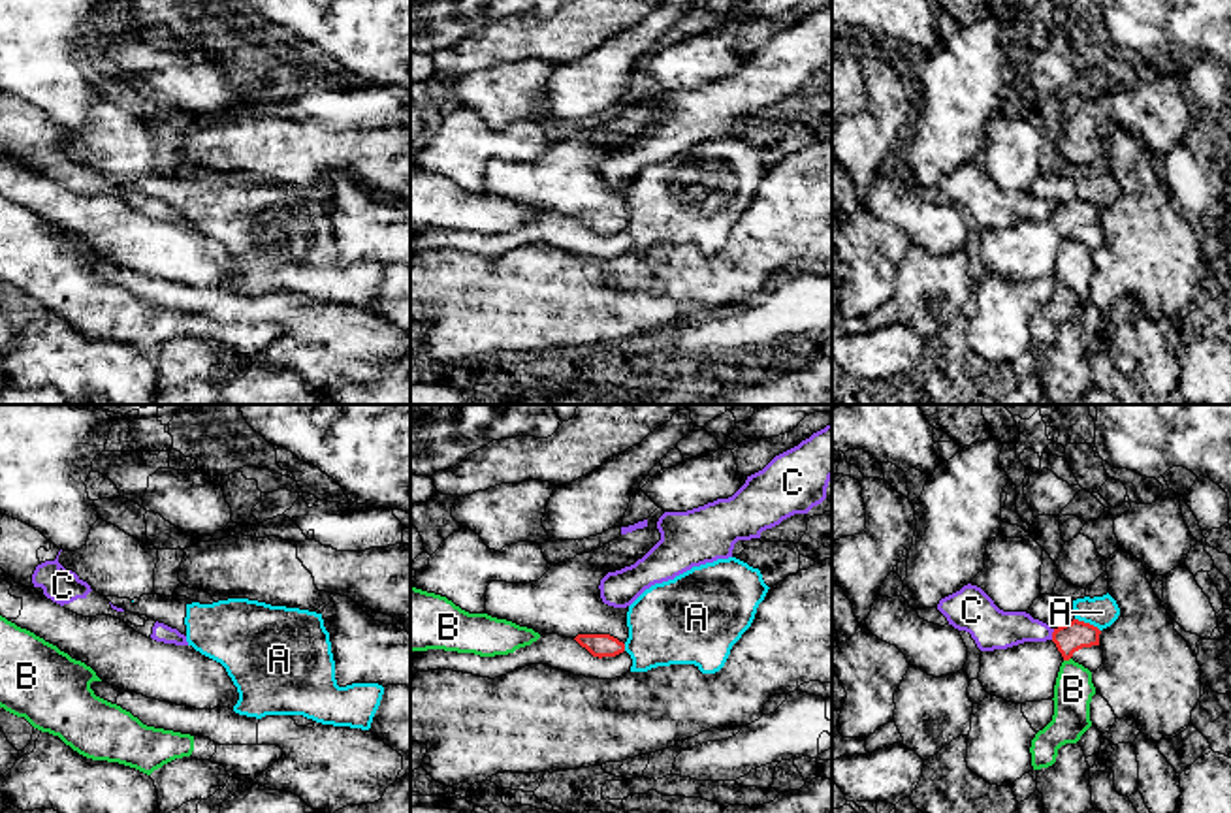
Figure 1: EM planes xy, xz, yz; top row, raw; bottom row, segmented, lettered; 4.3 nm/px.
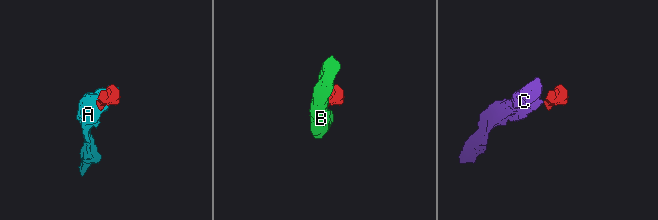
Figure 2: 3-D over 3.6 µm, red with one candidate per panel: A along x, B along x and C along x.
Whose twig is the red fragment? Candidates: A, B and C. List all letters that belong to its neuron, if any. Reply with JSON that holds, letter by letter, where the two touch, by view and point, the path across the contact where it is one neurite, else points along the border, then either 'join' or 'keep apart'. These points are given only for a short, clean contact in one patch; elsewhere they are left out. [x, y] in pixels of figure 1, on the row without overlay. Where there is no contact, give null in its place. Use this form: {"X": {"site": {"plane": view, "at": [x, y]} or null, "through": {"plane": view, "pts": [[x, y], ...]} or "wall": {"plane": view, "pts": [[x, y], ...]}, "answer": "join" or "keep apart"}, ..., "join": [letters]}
{"A": {"site": {"plane": "yz", "at": [1088, 202]}, "answer": "keep apart"}, "B": {"site": {"plane": "yz", "at": [1066, 238]}, "answer": "keep apart"}, "C": {"site": {"plane": "yz", "at": [1053, 213]}, "wall": {"plane": "yz", "pts": [[1055, 207], [1051, 217]]}, "answer": "keep apart"}, "join": []}

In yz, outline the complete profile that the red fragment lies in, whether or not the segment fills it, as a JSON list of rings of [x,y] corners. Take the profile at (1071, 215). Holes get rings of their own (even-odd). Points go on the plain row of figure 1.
[[[1073,198],[1054,207],[1047,220],[983,230],[979,260],[988,273],[1007,280],[1052,279],[1062,241],[1082,226],[1099,224],[1099,213],[1097,205]]]

